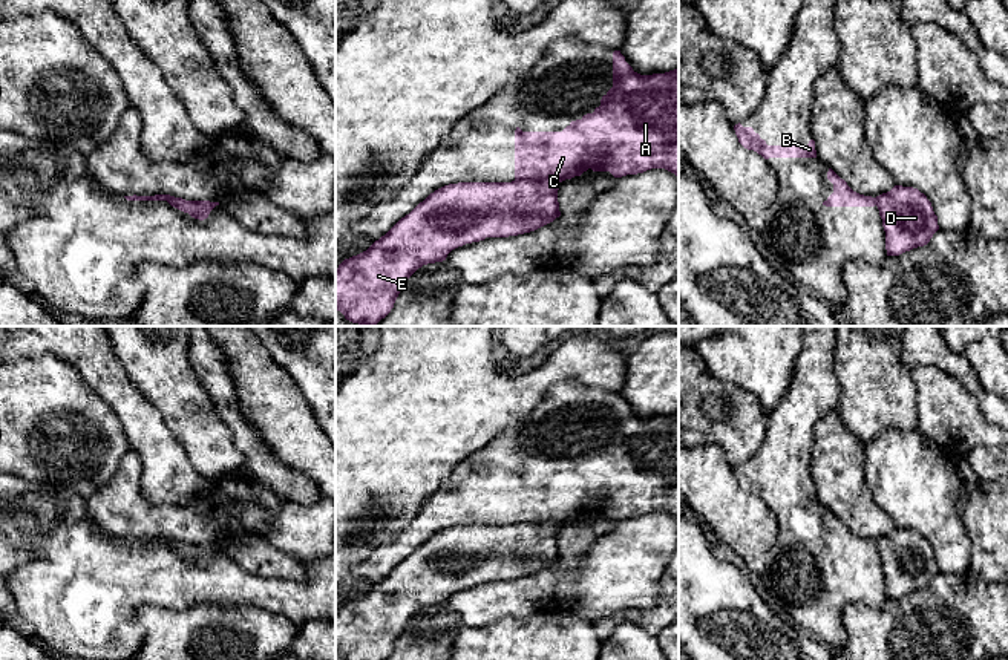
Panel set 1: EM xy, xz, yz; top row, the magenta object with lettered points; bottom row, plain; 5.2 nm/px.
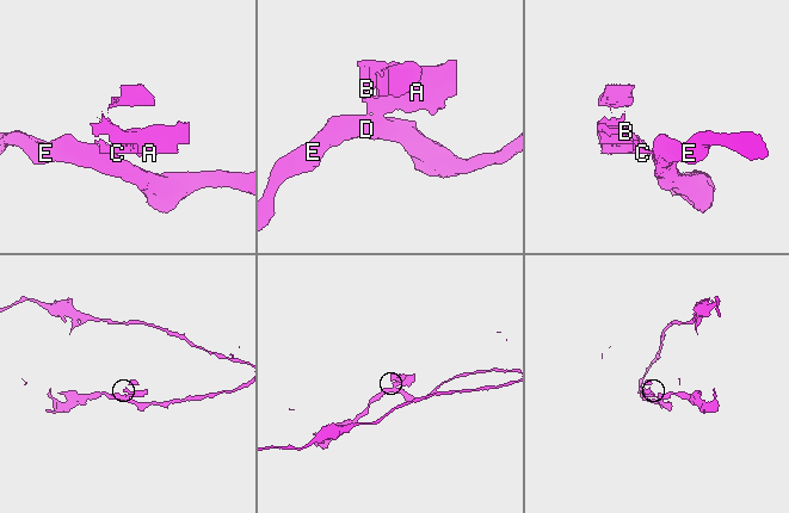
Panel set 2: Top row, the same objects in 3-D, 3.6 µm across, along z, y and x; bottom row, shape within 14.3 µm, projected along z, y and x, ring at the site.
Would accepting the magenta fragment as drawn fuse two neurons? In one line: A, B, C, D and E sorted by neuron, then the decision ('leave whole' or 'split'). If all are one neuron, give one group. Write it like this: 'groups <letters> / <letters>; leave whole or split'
groups A B C / D E; split

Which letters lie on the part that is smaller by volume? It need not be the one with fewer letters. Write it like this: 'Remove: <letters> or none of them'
Remove: A, B, C

